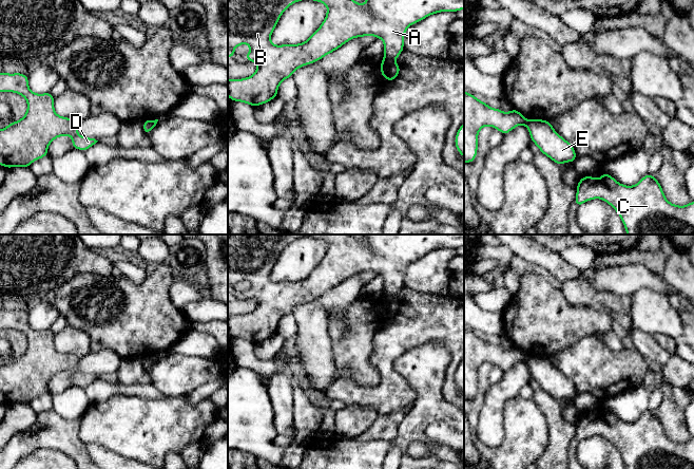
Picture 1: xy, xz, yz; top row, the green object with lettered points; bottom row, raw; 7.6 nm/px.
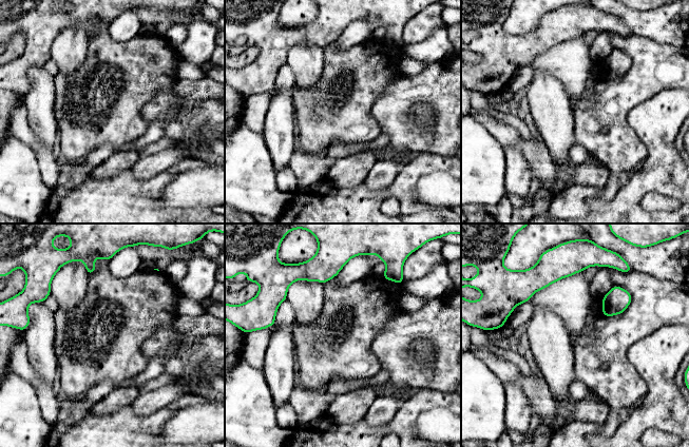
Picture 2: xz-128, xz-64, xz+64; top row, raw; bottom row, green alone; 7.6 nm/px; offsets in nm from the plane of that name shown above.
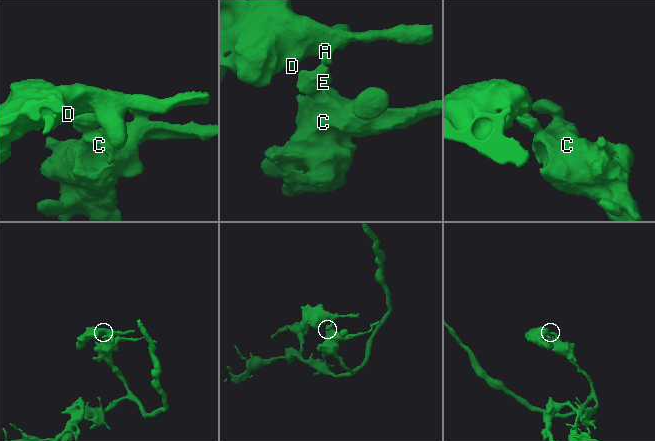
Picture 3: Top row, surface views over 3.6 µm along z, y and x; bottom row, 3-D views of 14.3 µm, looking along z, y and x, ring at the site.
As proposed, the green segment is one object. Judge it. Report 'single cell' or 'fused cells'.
fused cells

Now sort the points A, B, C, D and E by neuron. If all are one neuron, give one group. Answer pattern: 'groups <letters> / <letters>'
groups A B D / C E

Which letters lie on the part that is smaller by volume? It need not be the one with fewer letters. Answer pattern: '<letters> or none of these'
A, B, D

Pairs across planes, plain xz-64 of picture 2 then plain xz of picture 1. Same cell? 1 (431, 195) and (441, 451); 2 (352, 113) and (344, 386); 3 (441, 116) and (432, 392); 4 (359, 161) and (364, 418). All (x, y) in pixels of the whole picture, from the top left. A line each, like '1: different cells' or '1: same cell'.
1: different cells
2: different cells
3: different cells
4: same cell

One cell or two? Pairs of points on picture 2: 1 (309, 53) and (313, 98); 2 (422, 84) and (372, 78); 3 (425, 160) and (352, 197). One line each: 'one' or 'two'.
1: two
2: two
3: one

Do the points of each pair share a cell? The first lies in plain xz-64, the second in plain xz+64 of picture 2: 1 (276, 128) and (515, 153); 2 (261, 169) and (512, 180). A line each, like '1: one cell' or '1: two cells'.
1: one cell
2: two cells

